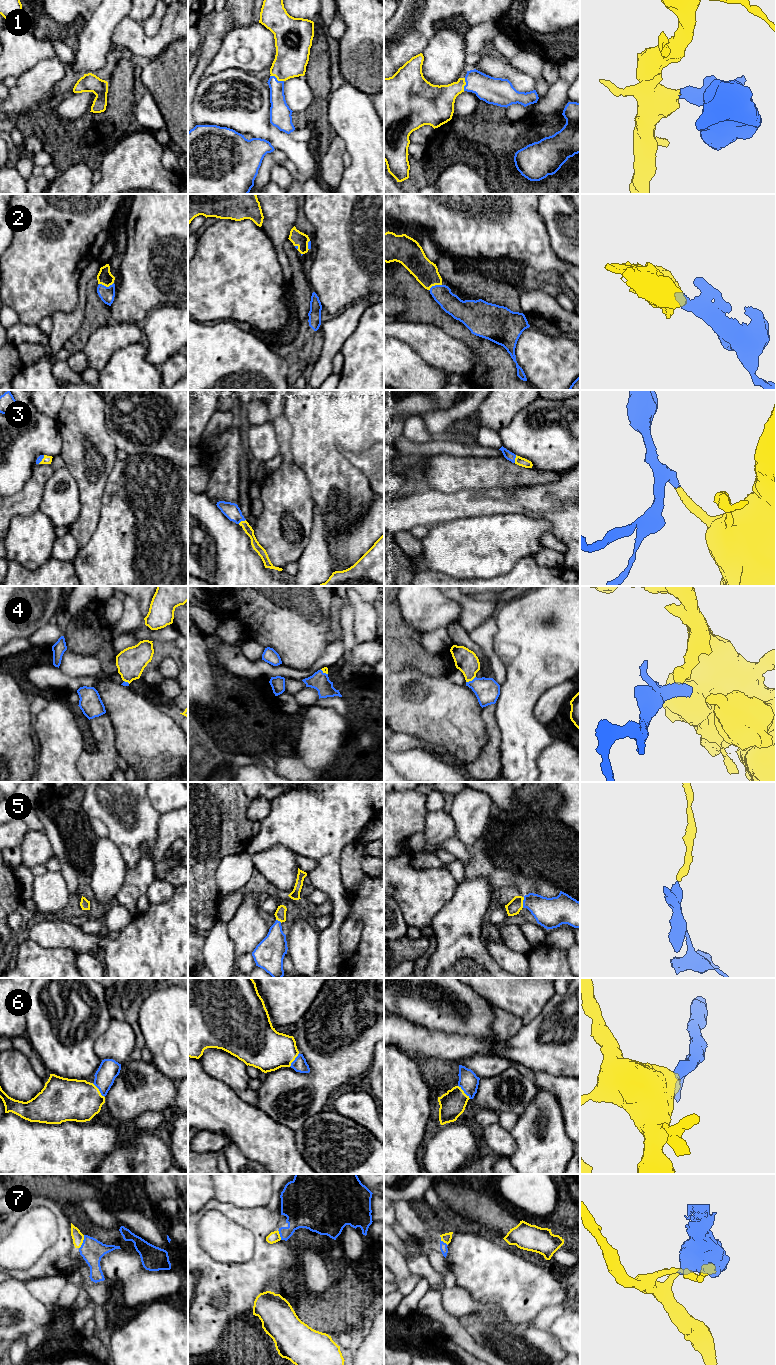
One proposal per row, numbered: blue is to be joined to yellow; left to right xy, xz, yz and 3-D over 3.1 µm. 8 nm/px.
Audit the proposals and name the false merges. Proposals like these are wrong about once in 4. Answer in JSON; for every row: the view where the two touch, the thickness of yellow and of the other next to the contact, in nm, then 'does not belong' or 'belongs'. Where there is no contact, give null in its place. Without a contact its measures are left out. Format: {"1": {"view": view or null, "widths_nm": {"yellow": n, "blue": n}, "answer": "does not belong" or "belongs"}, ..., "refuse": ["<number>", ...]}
{"1": {"view": "xz", "widths_nm": {"yellow": 280, "blue": 160}, "answer": "belongs"}, "2": {"view": "xy", "widths_nm": {"yellow": 120, "blue": 120}, "answer": "belongs"}, "3": {"view": "yz", "widths_nm": {"yellow": 70, "blue": 70}, "answer": "belongs"}, "4": {"view": "yz", "widths_nm": {"yellow": 180, "blue": 200}, "answer": "belongs"}, "5": {"view": "yz", "widths_nm": {"yellow": 110, "blue": 240}, "answer": "belongs"}, "6": {"view": "xy", "widths_nm": {"yellow": 340, "blue": 170}, "answer": "belongs"}, "7": {"view": "xy", "widths_nm": {"yellow": 90, "blue": 190}, "answer": "belongs"}, "refuse": []}

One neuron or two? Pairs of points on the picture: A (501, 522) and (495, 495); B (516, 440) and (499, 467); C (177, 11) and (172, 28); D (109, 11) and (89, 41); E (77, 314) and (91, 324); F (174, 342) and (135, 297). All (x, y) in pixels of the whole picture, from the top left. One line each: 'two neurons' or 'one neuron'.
A: two neurons
B: two neurons
C: one neuron
D: one neuron
E: two neurons
F: two neurons

